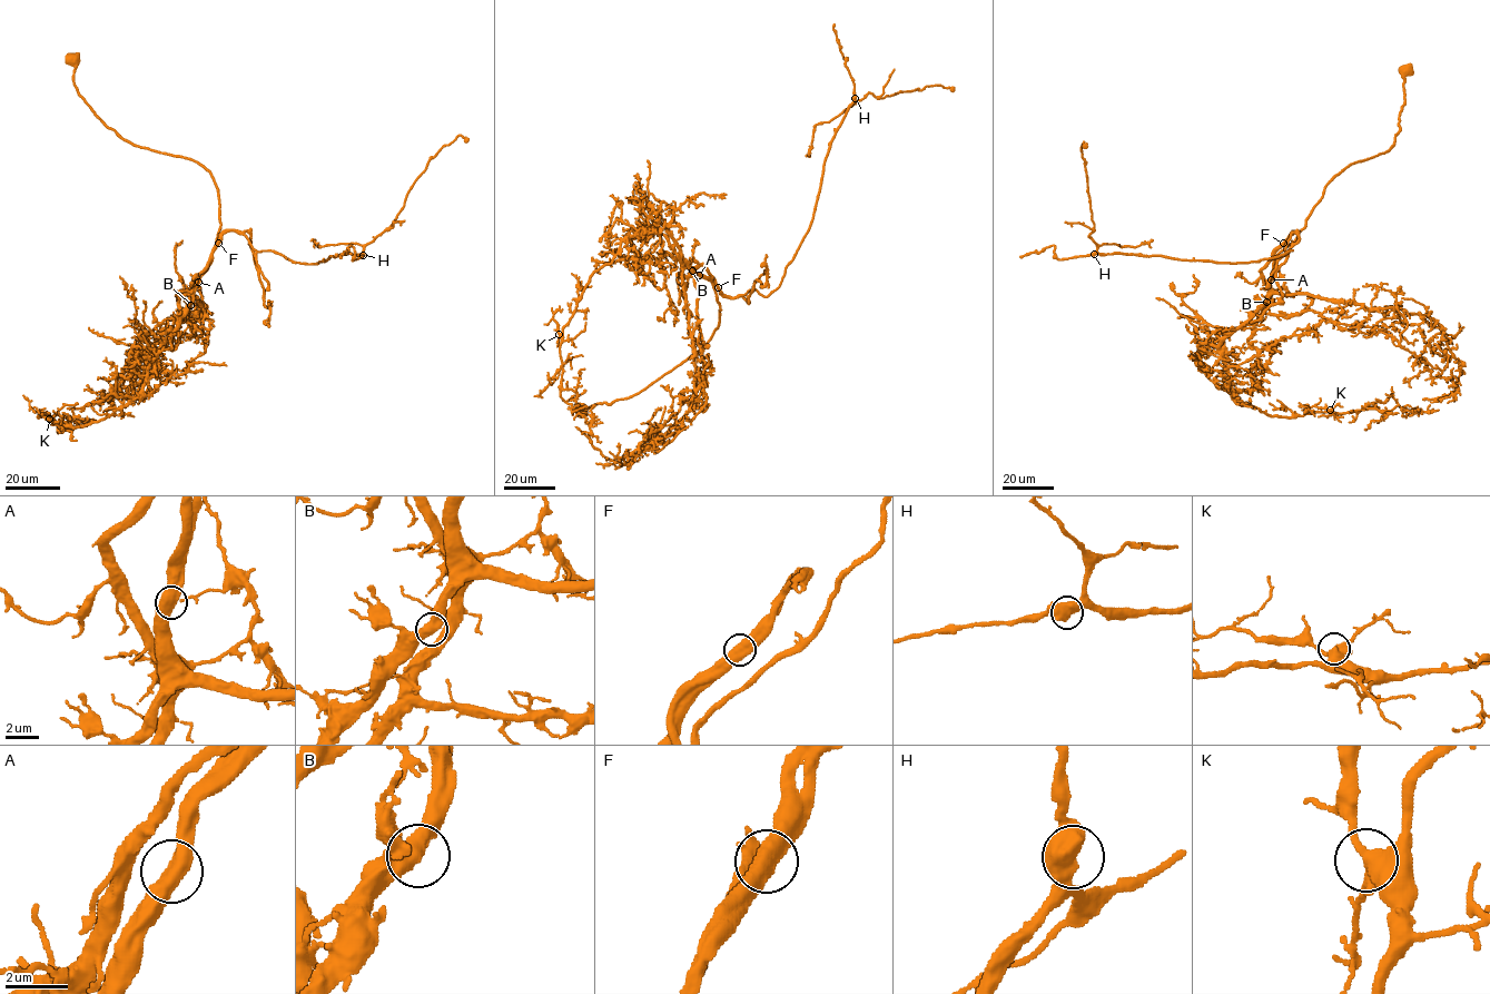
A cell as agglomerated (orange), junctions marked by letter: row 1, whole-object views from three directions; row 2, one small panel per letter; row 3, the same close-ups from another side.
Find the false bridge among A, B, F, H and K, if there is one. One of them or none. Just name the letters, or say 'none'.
F

